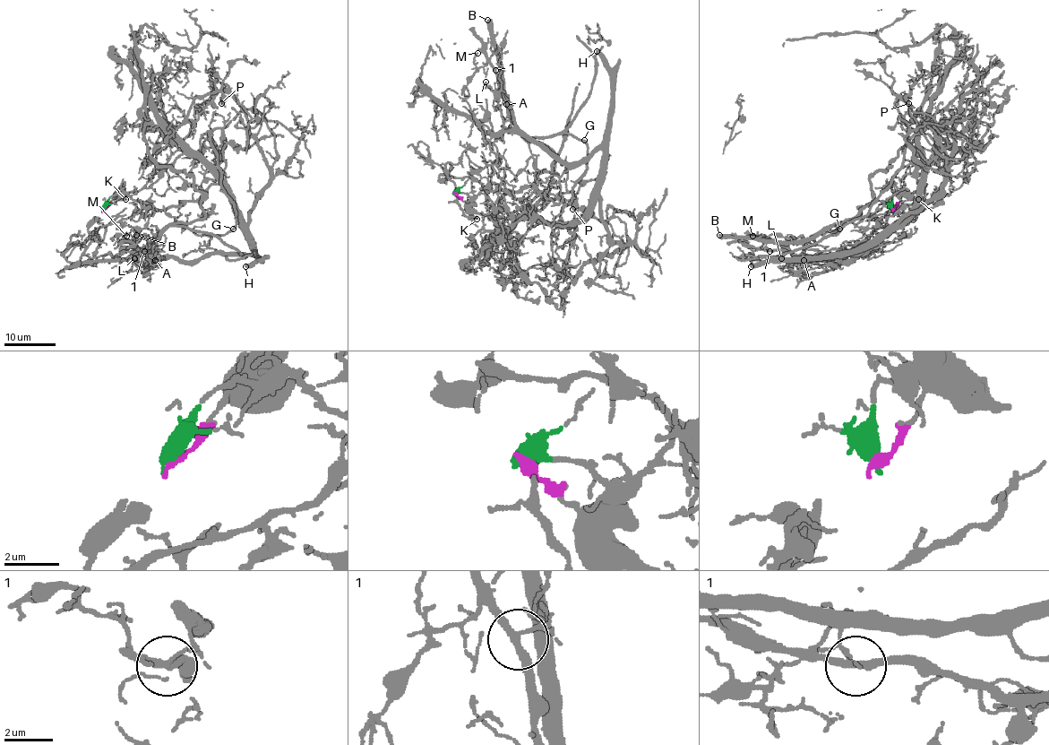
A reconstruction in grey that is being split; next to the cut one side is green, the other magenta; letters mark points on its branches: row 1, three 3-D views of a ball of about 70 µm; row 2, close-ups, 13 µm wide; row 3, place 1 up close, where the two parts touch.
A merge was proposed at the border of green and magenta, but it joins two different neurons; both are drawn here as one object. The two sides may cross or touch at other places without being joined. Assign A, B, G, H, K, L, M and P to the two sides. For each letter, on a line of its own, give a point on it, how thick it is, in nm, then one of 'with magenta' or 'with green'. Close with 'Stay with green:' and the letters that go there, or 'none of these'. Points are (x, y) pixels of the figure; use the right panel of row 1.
A: place (803, 260); calibre 100 nm; with green
B: place (719, 235); calibre 550 nm; with magenta
G: place (839, 229); calibre 280 nm; with magenta
H: place (751, 266); calibre 360 nm; with green
K: place (918, 199); calibre 240 nm; with magenta
L: place (781, 258); calibre 150 nm; with green
M: place (752, 236); calibre 130 nm; with green
P: place (908, 103); calibre 480 nm; with green
Stay with green: A, H, L, M, P

